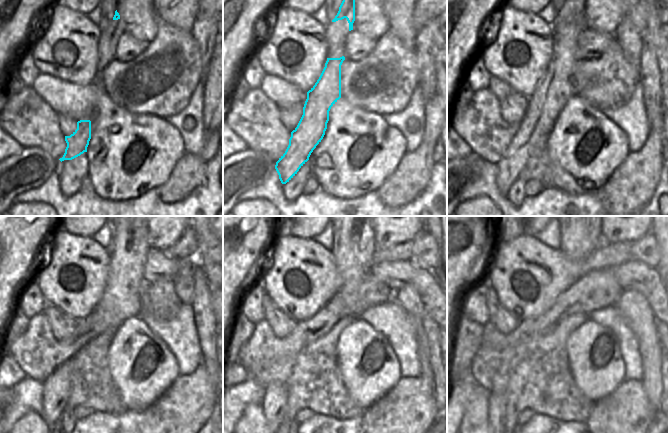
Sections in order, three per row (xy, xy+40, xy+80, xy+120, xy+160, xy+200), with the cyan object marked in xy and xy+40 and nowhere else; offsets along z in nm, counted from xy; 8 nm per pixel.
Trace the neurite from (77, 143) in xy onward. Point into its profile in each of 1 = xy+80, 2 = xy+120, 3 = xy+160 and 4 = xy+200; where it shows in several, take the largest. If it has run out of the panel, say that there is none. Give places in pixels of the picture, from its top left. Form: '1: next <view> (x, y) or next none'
1: next xy+80 (553, 91)
2: next xy+120 (120, 300)
3: next xy+160 (353, 236)
4: next xy+200 (579, 236)

